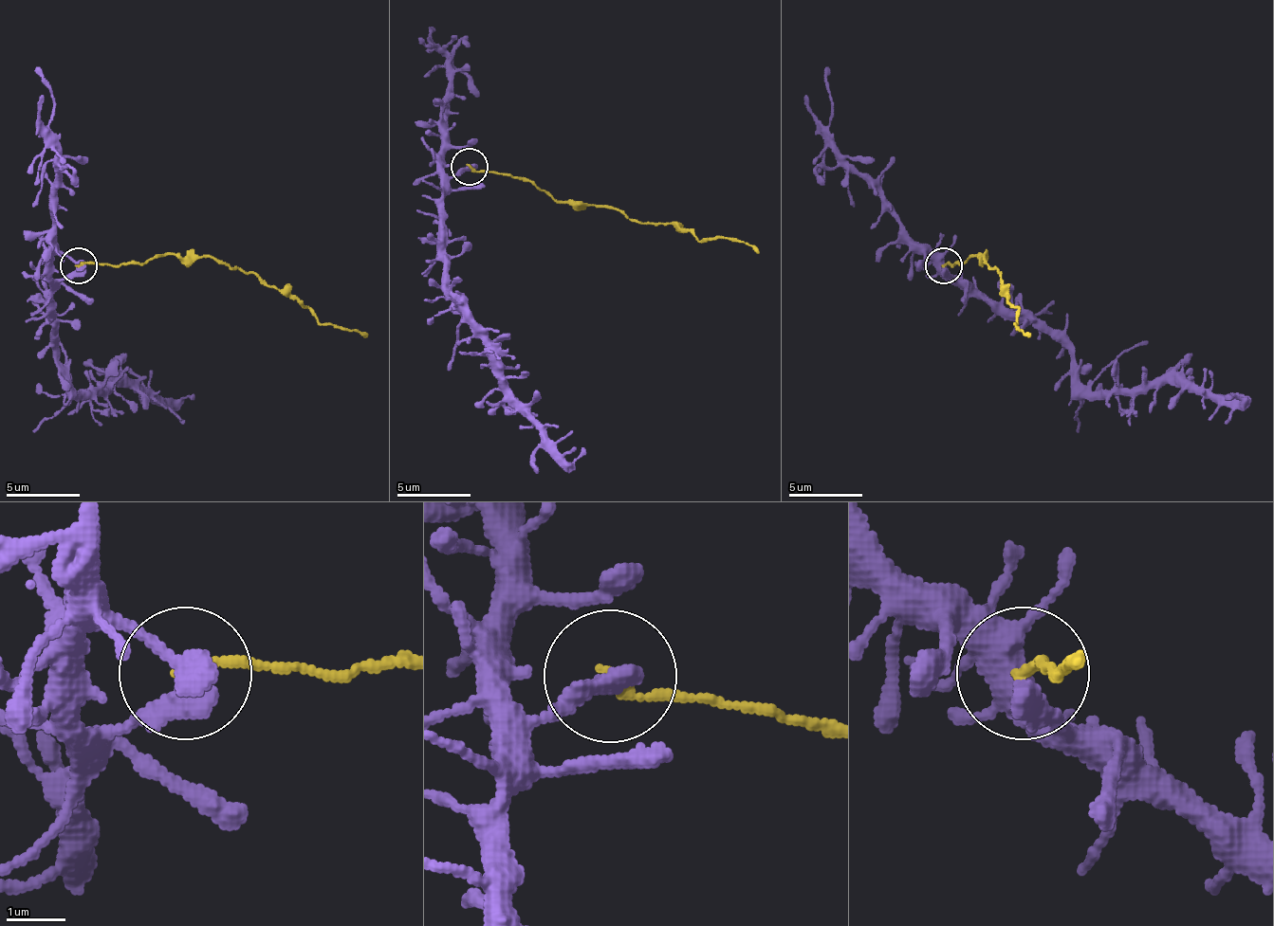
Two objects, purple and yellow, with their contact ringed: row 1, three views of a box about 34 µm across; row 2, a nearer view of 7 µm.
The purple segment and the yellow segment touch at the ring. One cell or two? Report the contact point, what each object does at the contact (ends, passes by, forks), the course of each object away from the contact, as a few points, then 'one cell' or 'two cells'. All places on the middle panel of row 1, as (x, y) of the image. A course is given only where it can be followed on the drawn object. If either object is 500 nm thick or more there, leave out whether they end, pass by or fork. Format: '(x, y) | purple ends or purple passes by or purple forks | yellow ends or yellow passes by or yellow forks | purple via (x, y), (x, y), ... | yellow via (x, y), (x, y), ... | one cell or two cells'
(470, 166) | purple ends | yellow ends | purple via (469, 165), (451, 180), (443, 198), (443, 290), (453, 309), (469, 316), (506, 397), (571, 462), (586, 448) | yellow via (469, 165), (524, 176), (561, 202), (608, 206), (630, 220), (678, 224), (711, 239), (737, 239), (759, 253) | two cells

